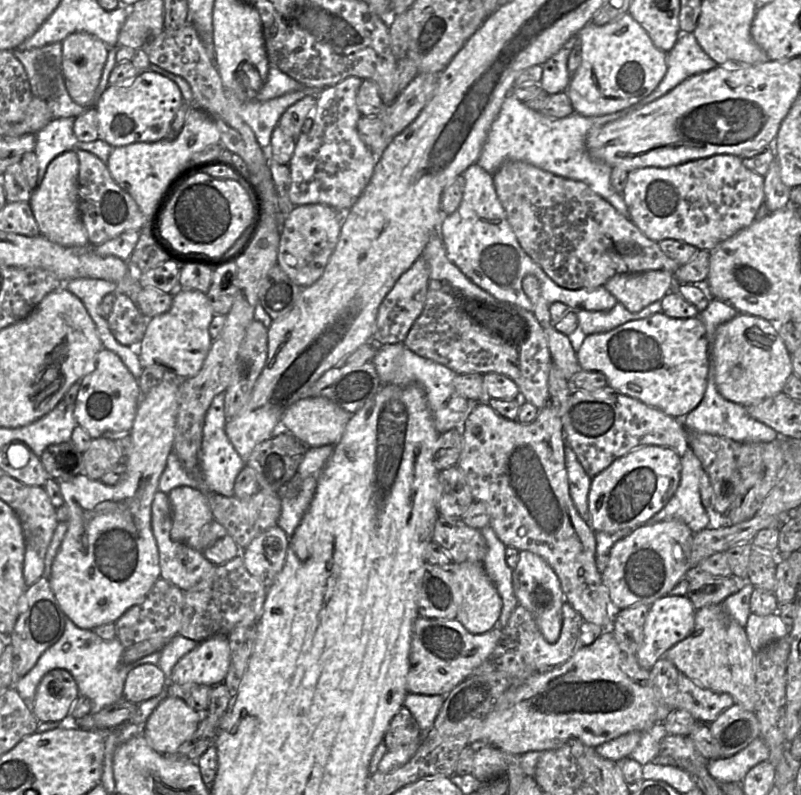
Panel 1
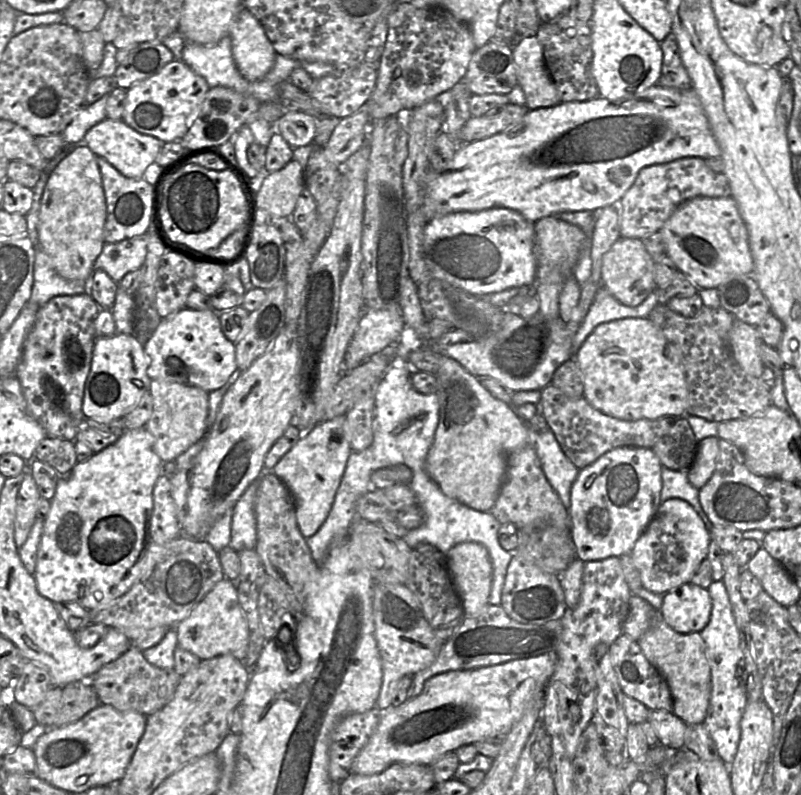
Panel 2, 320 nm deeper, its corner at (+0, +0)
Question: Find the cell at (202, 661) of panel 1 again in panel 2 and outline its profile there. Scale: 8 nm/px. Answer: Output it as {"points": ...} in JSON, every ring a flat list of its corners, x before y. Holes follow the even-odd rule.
{"points":[[228,578,219,581,193,609,190,615,175,627,178,643,201,660,230,654,243,660,248,651,248,626,239,603,235,582]]}

